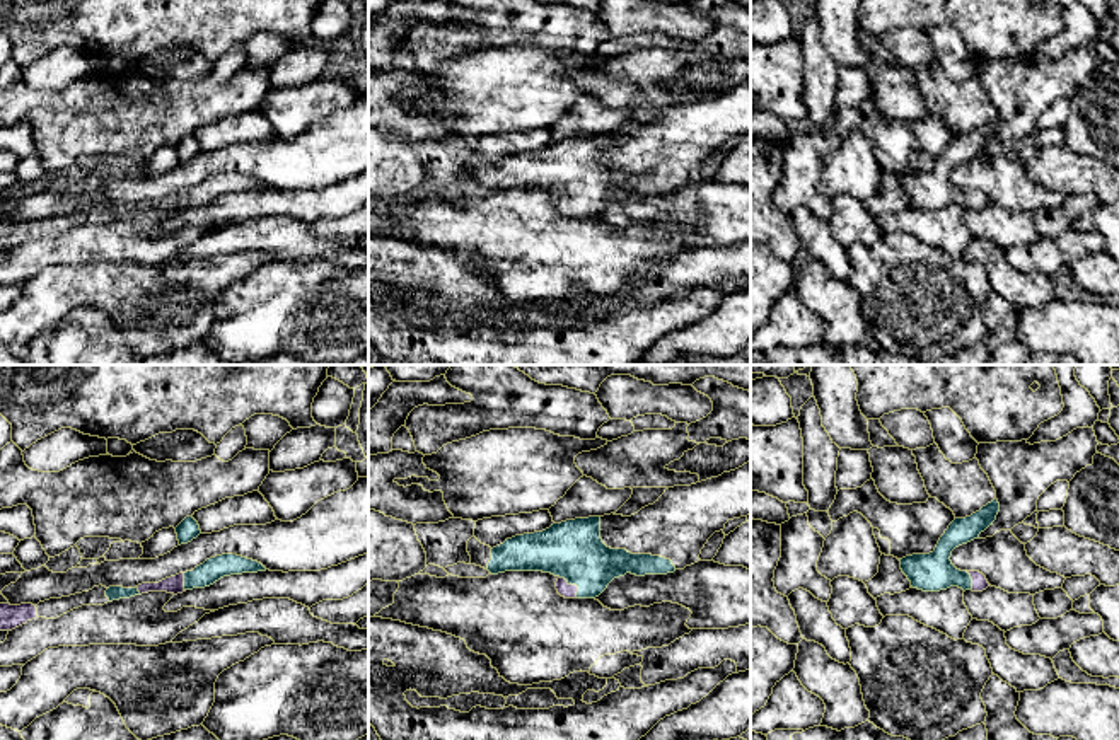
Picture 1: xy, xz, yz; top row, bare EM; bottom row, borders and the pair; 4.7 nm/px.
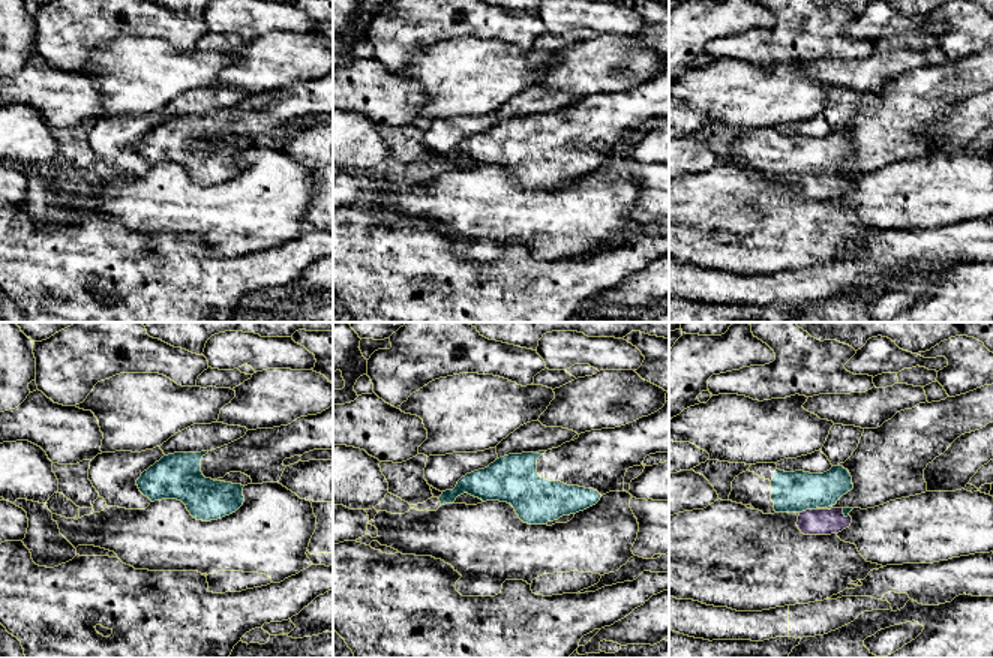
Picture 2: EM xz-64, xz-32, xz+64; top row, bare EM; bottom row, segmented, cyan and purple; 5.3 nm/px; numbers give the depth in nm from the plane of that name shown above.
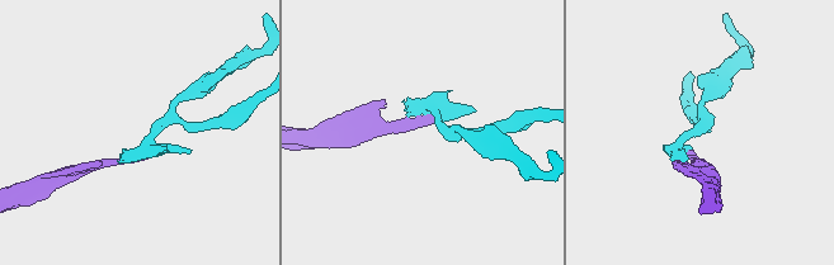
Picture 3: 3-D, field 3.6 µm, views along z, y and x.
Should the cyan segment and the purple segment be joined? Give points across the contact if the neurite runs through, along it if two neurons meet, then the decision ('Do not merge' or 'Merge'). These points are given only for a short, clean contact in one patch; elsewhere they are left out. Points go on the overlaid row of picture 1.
Merge

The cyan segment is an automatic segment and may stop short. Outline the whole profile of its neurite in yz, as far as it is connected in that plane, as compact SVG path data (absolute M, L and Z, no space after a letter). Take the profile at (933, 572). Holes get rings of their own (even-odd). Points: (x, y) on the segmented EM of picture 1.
M993 500L971 517L955 518L940 537L933 552L899 559L901 569L911 581L911 587L923 592L940 592L950 587L959 587L964 592L986 590L989 583L983 573L957 569L950 556L955 547L977 539L981 532L993 525L998 512L1000 503Z

